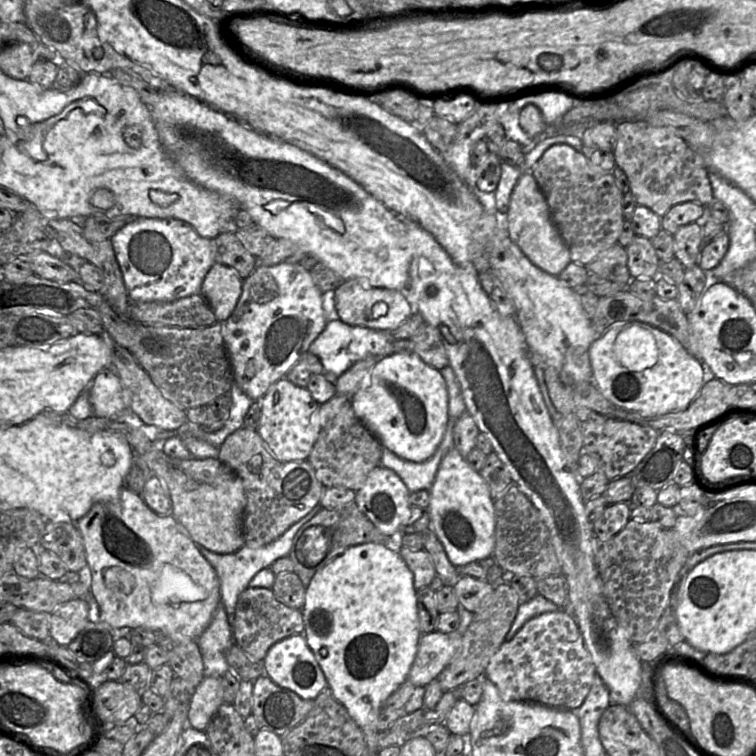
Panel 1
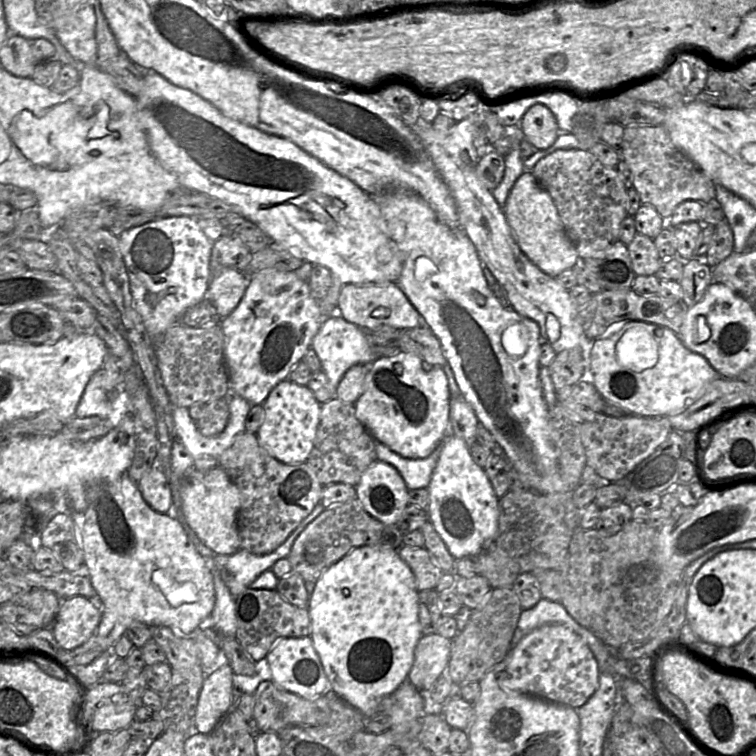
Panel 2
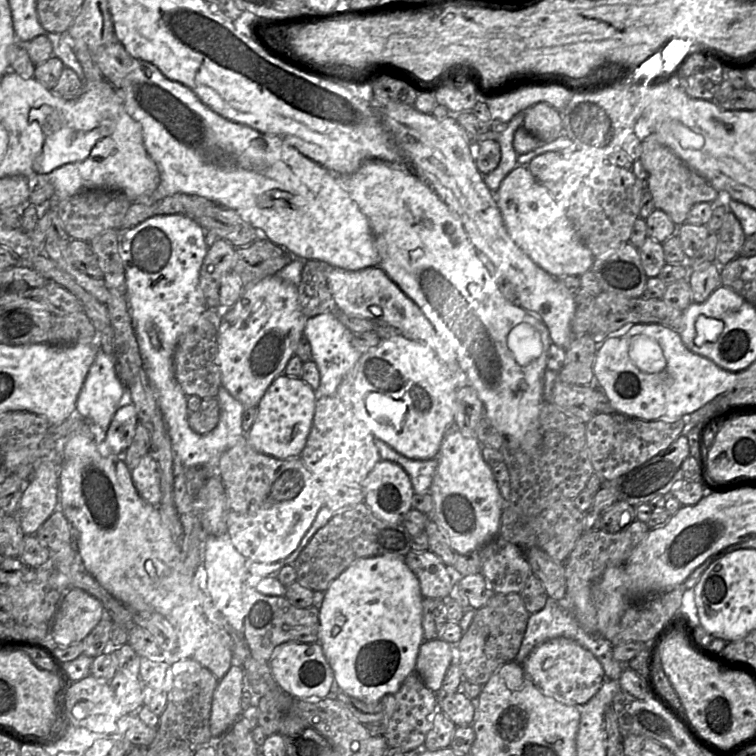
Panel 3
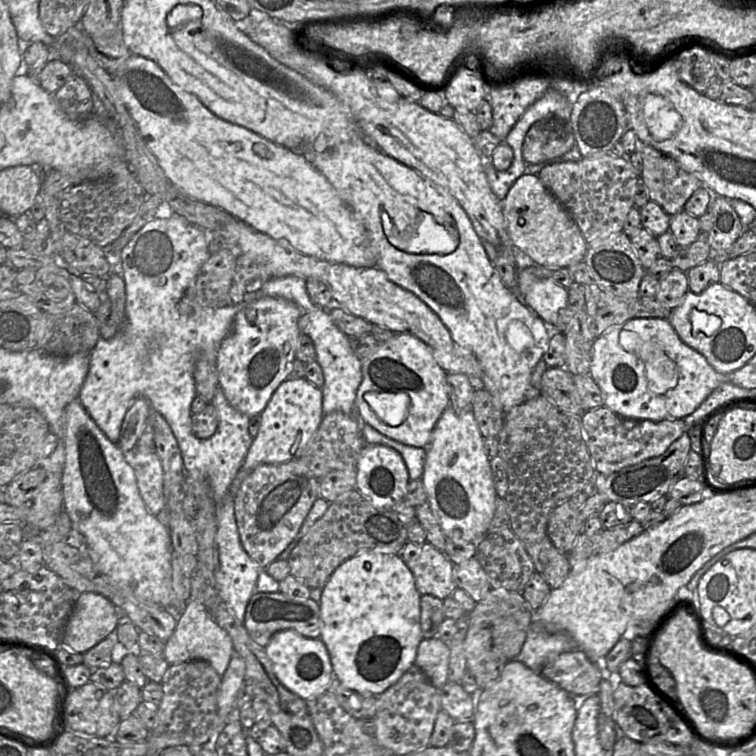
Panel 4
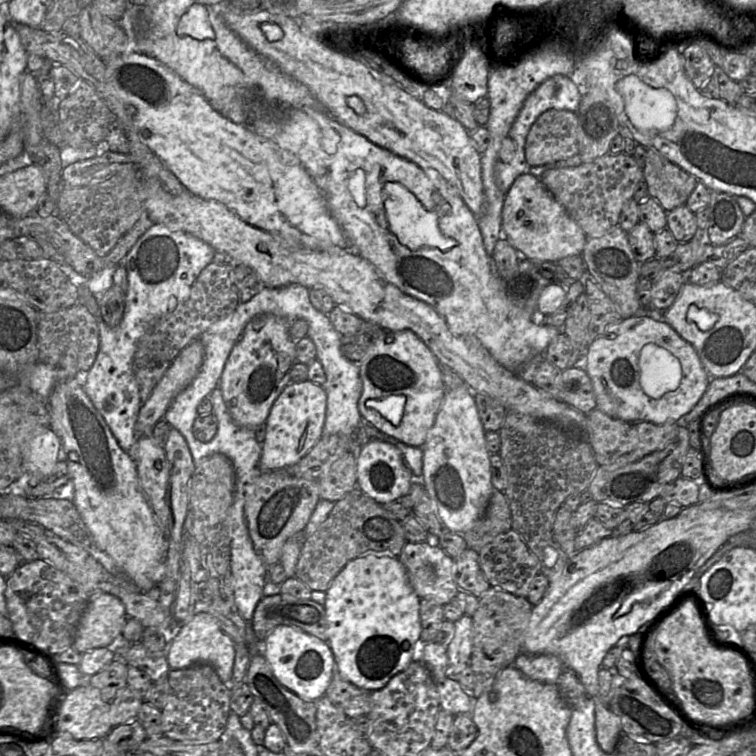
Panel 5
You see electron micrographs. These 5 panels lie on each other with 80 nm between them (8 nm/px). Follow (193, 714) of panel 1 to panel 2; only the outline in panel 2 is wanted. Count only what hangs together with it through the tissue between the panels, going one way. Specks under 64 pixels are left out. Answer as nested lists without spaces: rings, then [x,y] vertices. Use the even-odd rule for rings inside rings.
[[[228,663],[206,675],[195,714],[195,728],[199,733],[210,734],[230,711],[233,675]]]

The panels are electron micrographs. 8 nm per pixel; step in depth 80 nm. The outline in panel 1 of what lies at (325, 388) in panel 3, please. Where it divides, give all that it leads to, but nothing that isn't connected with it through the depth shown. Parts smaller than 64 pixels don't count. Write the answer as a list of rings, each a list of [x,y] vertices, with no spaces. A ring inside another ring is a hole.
[[[329,319],[323,331],[311,343],[308,352],[319,357],[325,374],[333,379],[338,378],[356,362],[367,357],[386,357],[390,351],[389,331],[378,331],[363,326],[349,325],[340,319]]]

